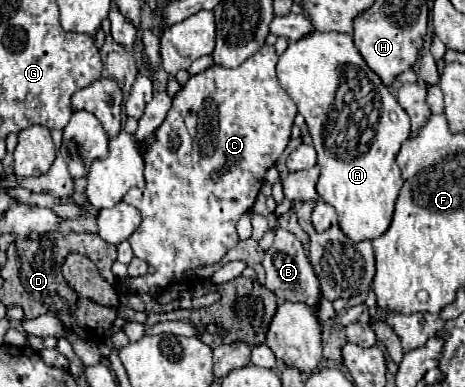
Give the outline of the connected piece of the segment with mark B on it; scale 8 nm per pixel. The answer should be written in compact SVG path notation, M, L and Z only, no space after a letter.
M277 228L275 230L275 242L273 246L265 252L263 258L263 268L265 268L265 276L267 282L265 286L275 292L275 296L283 298L283 300L295 300L295 302L307 302L309 306L317 306L319 302L319 280L313 272L313 266L309 264L301 242L297 240L295 234L291 234L285 228Z

